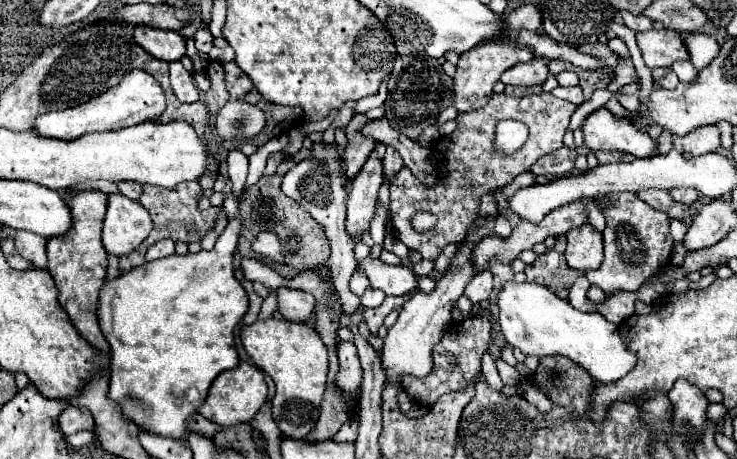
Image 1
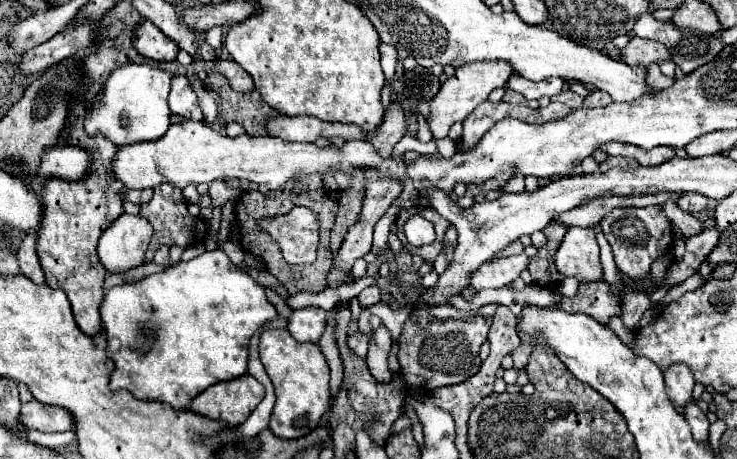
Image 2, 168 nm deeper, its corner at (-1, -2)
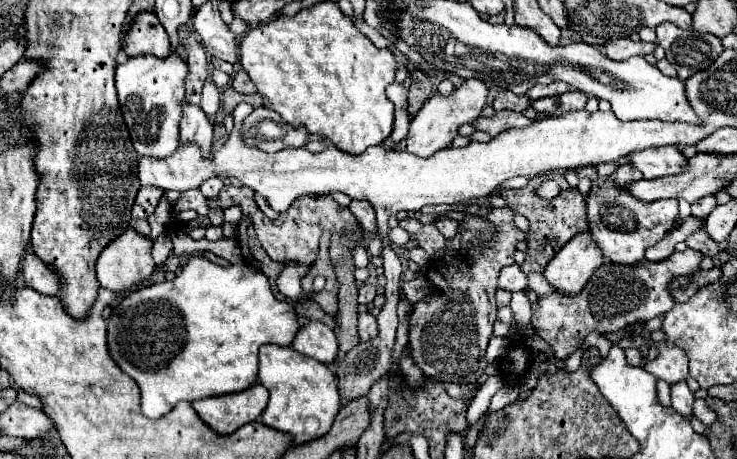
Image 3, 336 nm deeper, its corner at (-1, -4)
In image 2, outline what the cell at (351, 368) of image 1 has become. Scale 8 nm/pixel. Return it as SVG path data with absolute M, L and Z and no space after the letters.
M357 331L357 333L353 333L353 335L347 339L347 345L349 345L349 349L351 349L355 355L367 355L369 337Z

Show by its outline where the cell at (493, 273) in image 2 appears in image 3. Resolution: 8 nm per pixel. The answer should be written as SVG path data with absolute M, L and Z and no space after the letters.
M517 263L507 265L501 269L499 287L507 289L507 291L523 291L527 287L527 275L521 271L521 267Z

